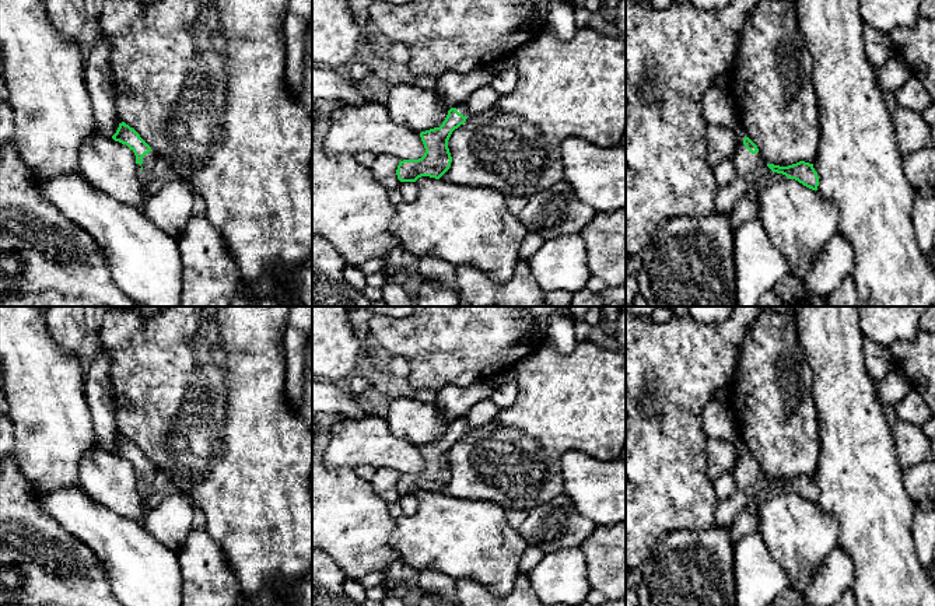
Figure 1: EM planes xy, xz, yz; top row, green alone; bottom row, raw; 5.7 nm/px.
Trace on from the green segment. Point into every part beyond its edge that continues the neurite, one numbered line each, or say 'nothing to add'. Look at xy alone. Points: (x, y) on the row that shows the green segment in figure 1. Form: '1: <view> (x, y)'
1: xy (149, 160)

